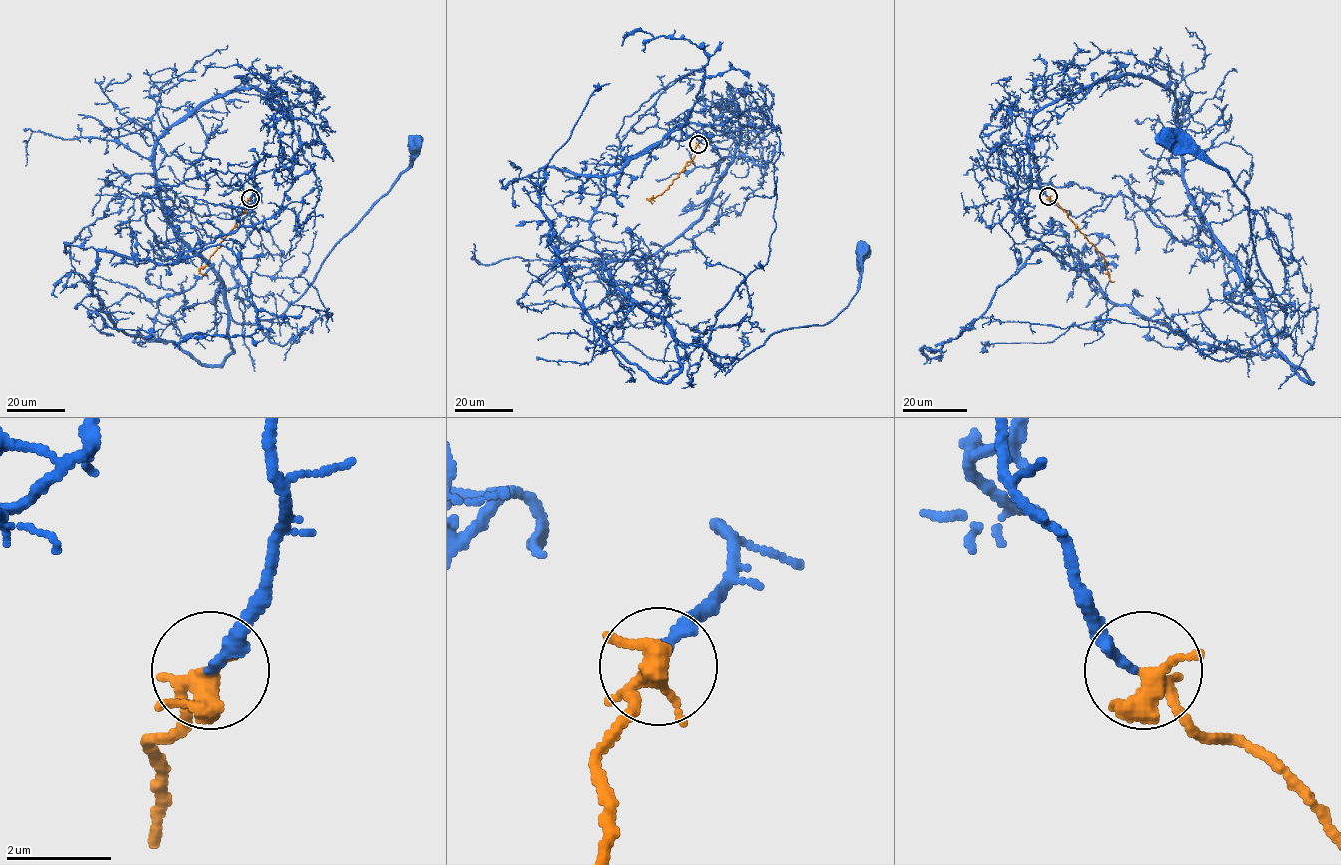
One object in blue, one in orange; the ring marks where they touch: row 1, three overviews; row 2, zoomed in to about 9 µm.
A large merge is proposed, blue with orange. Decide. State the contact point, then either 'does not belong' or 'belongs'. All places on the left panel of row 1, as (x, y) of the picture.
place (250, 198); belongs

